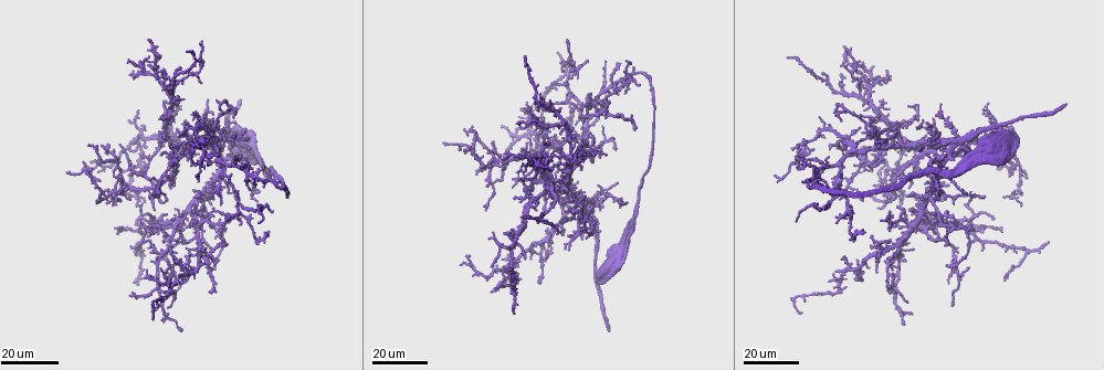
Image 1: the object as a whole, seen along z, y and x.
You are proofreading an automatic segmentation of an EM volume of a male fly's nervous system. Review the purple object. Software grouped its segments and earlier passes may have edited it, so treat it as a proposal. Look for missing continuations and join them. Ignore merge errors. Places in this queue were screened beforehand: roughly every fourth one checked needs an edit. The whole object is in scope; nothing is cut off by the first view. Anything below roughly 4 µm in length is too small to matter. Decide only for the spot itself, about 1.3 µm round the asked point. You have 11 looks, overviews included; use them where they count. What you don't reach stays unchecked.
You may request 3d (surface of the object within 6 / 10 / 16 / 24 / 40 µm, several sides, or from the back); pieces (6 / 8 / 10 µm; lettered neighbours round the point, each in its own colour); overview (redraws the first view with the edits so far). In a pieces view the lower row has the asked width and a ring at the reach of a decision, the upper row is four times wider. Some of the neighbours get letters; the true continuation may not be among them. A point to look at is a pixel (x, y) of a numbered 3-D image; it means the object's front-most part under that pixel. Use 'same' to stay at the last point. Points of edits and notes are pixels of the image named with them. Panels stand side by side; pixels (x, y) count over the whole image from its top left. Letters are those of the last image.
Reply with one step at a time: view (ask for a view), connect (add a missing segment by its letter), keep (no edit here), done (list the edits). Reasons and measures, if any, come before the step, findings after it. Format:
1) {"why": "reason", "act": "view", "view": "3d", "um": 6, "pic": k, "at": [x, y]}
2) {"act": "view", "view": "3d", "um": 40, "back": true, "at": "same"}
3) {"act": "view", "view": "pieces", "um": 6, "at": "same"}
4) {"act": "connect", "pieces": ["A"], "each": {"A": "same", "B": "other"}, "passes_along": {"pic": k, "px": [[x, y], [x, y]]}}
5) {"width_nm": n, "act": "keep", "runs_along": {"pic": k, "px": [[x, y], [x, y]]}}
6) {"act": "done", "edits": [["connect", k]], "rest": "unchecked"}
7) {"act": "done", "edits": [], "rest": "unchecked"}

{"why": "an open end", "act": "view", "view": "3d", "um": 16, "pic": 1, "at": [582, 238]}

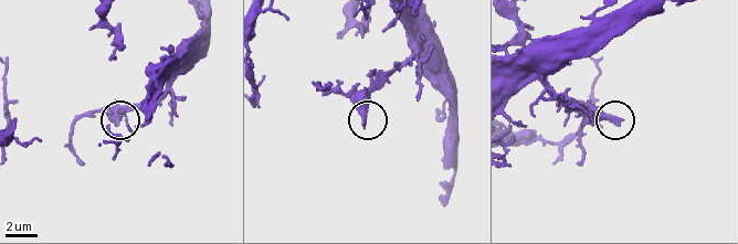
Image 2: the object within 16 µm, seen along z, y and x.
{"act": "view", "view": "pieces", "um": 8, "pic": 2, "at": [365, 127]}

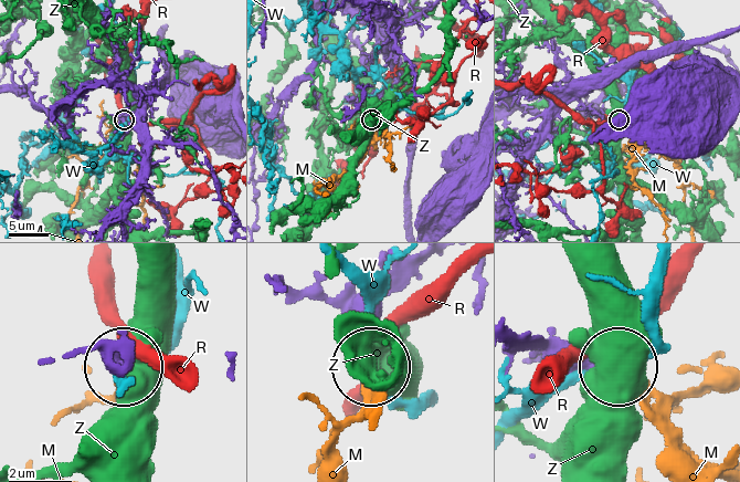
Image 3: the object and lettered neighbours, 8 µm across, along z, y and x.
{"act": "connect", "pieces": ["M"], "each": {"M": "same", "R": "other", "W": "other", "Z": "other"}, "found": "it goes on there"}

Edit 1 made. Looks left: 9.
{"why": "tapers out", "act": "view", "view": "3d", "um": 24, "pic": 1, "at": [224, 187]}

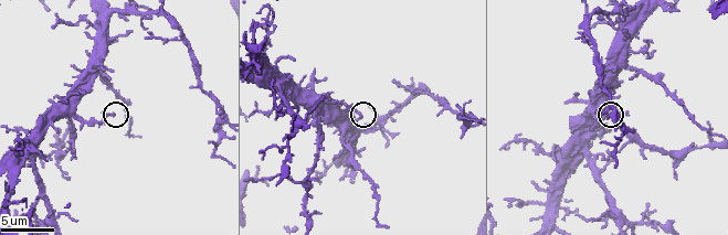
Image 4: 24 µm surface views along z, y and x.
{"act": "view", "view": "pieces", "um": 6, "pic": 4, "at": [113, 115]}

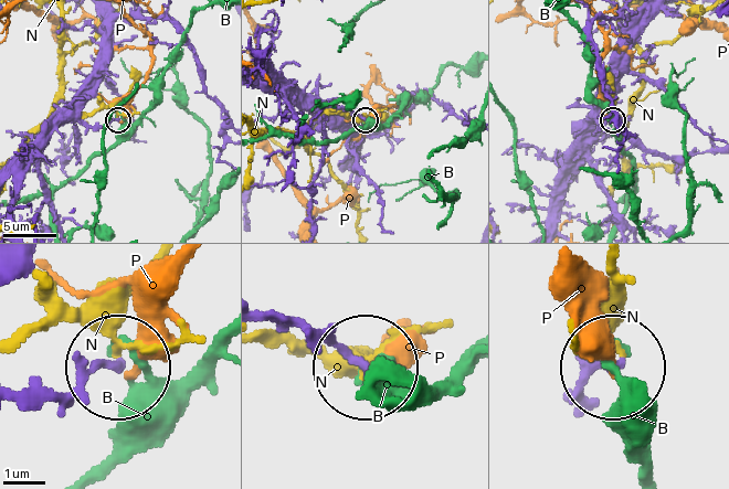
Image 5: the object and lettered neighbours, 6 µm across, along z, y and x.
{"act": "keep", "each": {"B": "other", "N": "other", "P": "other"}, "runs_along": {"pic": 5, "px": [[263, 319], [316, 329], [366, 361]]}, "found": "none of them fits"}

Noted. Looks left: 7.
{"why": "tapers out", "act": "view", "view": "pieces", "um": 10, "pic": 4, "at": [68, 204]}

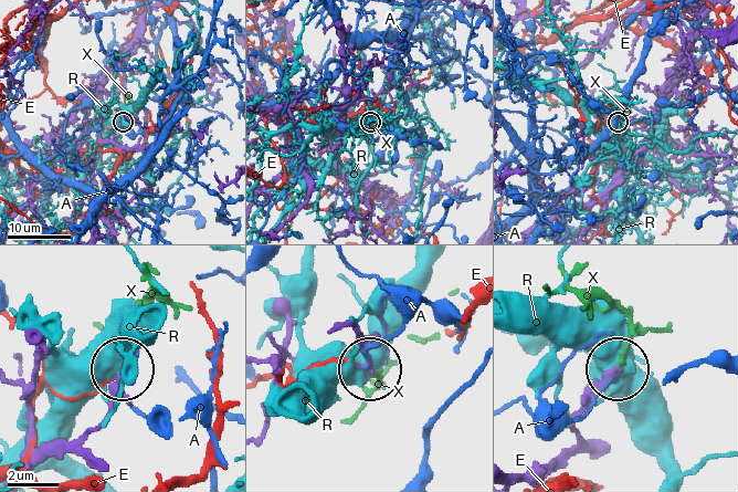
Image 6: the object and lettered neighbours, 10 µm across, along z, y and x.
{"width_nm": 200, "act": "connect", "pieces": ["X"], "each": {"A": "other", "E": "other", "R": "other", "X": "same"}, "passes_along": {"pic": 6, "px": [[580, 436], [626, 323], [548, 285]]}, "found": "the cell continues"}

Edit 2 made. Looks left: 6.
{"why": "an open end", "act": "view", "view": "3d", "um": 16, "pic": 1, "at": [619, 95]}

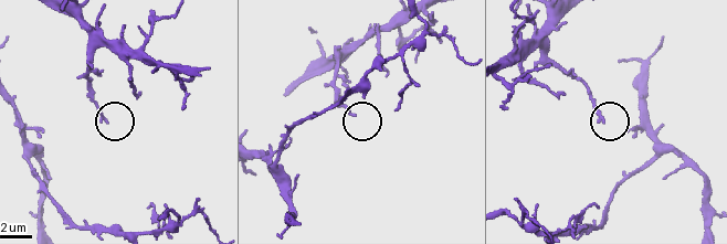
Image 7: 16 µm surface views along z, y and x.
{"act": "view", "view": "pieces", "um": 10, "pic": 7, "at": [104, 121]}

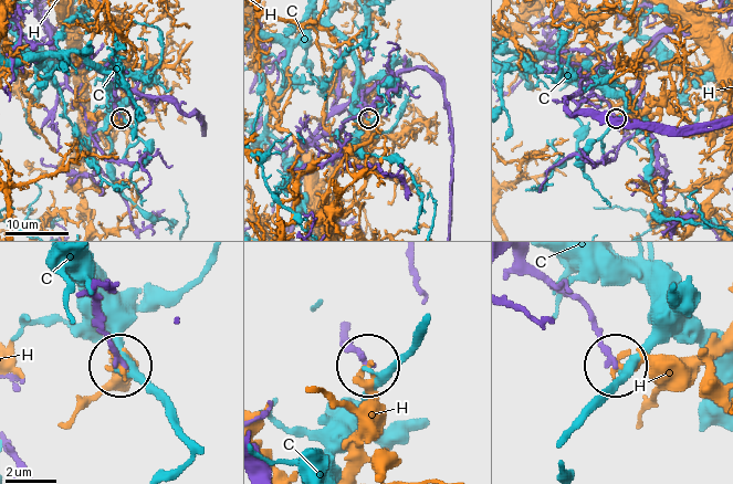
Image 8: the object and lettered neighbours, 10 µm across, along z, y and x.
{"act": "keep", "each": {"C": "other", "H": "other"}, "runs_along": {"pic": 8, "px": [[530, 262], [580, 306], [610, 360]]}, "found": "no lettered segment goes on from it"}

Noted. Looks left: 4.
{"act": "view", "view": "overview"}

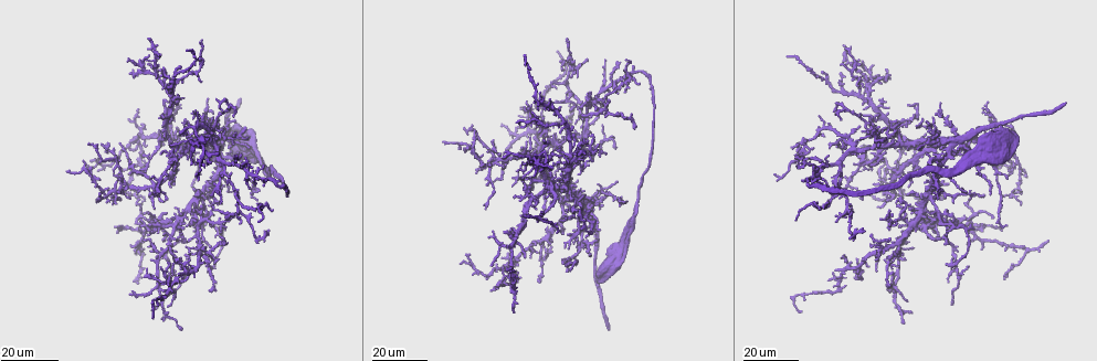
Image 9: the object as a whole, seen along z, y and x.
{"why": "tapers out", "act": "view", "view": "3d", "um": 16, "pic": 9, "at": [796, 158]}

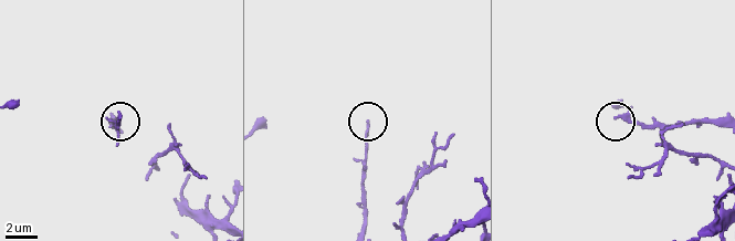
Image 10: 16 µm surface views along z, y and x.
{"why": "what lies round it", "act": "view", "view": "pieces", "um": 6, "pic": 10, "at": [617, 117]}

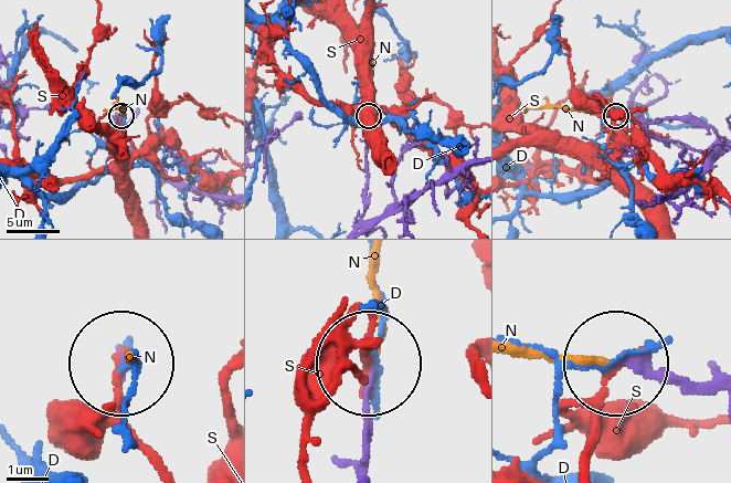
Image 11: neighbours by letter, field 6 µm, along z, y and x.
{"act": "connect", "pieces": ["N"], "each": {"D": "other", "N": "same", "S": "other"}, "passes_along": {"pic": 11, "px": [[721, 380], [658, 380], [605, 359], [510, 348]]}, "found": "it goes on there"}

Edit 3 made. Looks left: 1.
{"act": "done", "edits": [["connect", 3], ["connect", 6], ["connect", 11]], "rest": "unchecked"}

